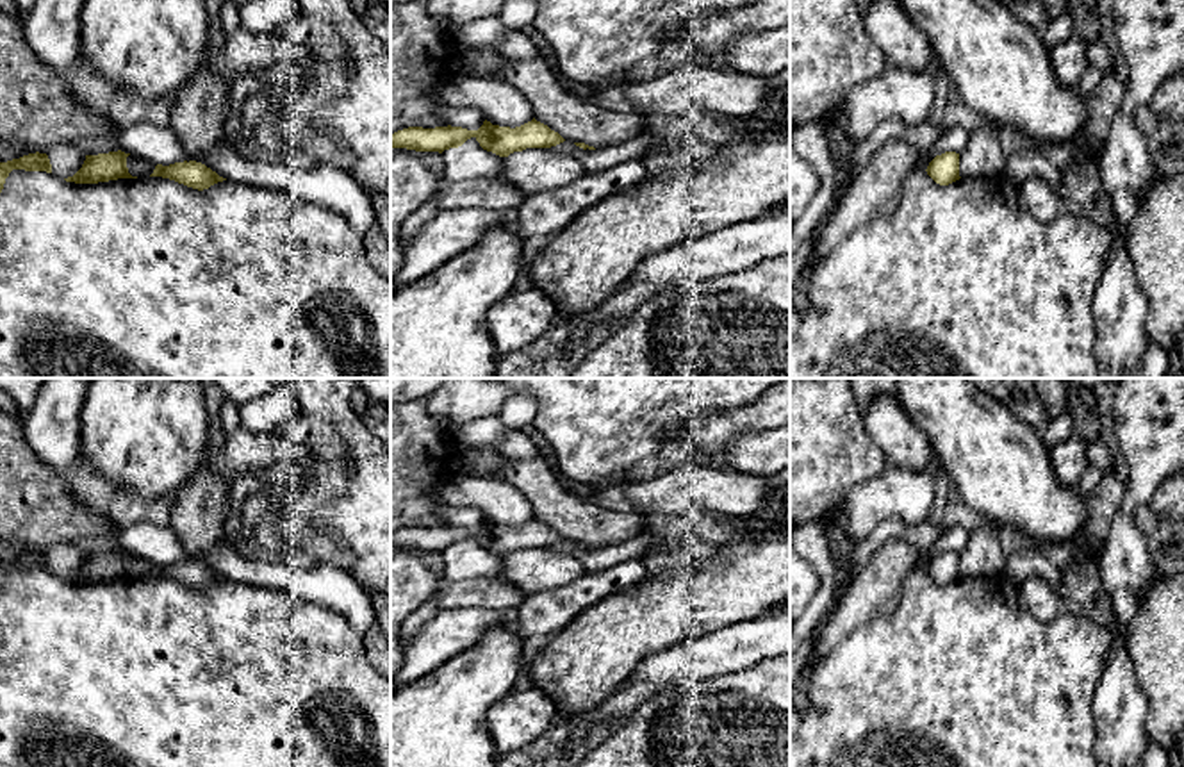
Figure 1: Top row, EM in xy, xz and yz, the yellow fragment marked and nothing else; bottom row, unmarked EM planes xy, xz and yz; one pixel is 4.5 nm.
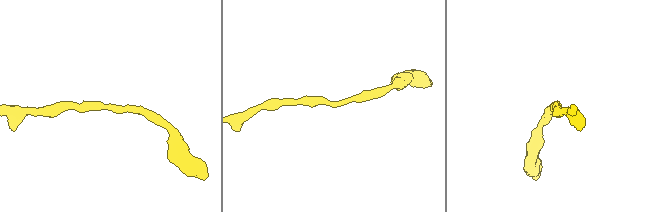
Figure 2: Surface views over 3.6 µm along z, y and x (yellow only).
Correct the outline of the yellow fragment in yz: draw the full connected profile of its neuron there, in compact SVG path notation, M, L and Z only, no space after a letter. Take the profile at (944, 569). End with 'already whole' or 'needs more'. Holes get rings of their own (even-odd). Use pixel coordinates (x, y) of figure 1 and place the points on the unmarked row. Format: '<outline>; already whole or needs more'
M945 551L936 555L925 571L940 585L949 585L959 580L959 553Z; already whole

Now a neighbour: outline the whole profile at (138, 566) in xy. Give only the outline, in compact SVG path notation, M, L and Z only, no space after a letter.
M134 553L127 557L127 567L132 576L150 576L155 565L155 562Z

